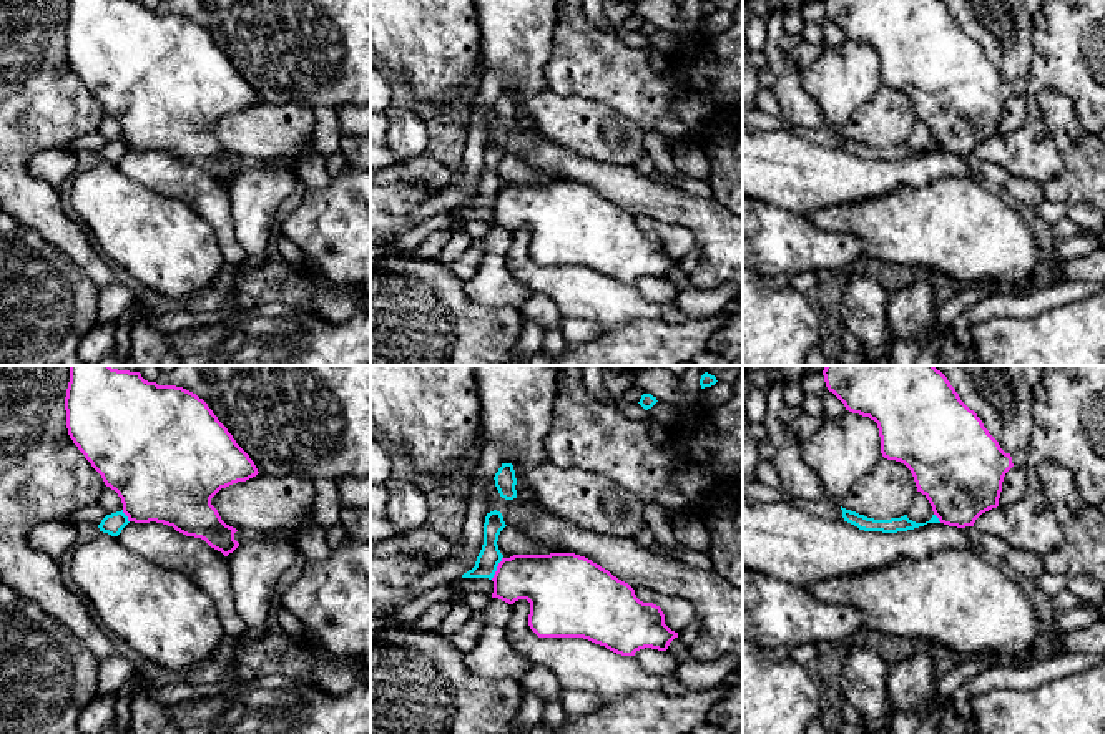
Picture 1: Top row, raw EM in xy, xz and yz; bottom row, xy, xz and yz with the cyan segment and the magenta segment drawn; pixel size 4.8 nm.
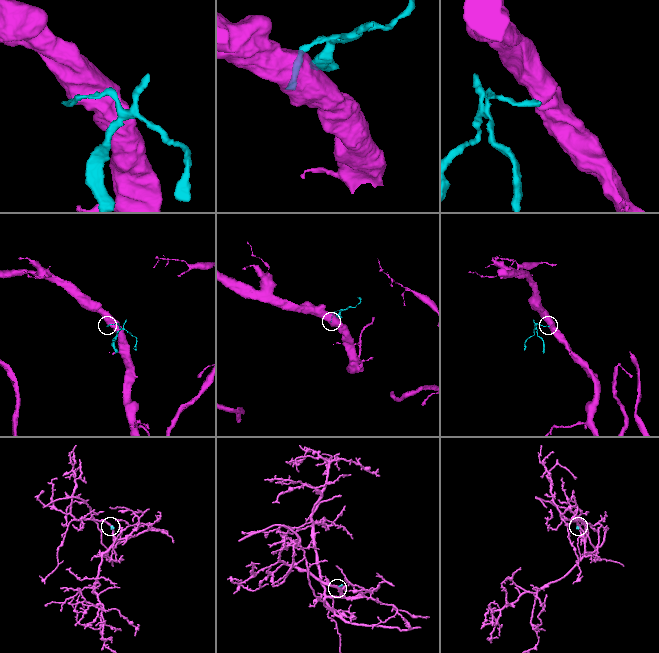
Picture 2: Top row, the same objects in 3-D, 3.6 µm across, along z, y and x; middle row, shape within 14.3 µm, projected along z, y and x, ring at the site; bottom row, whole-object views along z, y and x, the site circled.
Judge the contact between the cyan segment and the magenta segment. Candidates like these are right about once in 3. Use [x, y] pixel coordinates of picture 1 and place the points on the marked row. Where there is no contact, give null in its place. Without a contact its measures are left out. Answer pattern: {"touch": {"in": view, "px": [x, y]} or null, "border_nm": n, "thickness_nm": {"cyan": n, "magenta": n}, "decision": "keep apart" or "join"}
{"touch": {"in": "xz", "px": [496, 568]}, "border_nm": 130, "thickness_nm": {"cyan": 110, "magenta": 260}, "decision": "keep apart"}

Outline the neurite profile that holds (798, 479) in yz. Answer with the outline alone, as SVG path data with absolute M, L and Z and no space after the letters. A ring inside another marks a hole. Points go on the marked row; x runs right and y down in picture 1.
M799 443L778 448L771 462L778 472L786 498L796 497L818 502L826 497L823 480L804 462Z

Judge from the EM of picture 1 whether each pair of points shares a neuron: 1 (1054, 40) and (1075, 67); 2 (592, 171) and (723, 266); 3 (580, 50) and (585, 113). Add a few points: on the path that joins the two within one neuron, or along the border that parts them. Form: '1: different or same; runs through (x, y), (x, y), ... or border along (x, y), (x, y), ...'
1: same; runs through (1060, 47), (1074, 60)
2: same; runs through (628, 190), (683, 208), (705, 229)
3: different; border along (547, 85), (562, 95), (600, 100), (620, 113)

